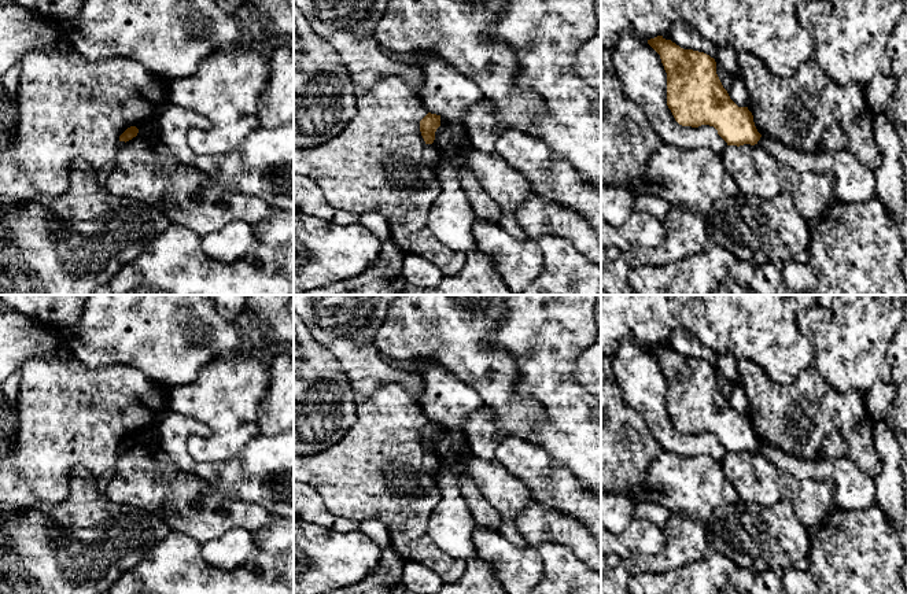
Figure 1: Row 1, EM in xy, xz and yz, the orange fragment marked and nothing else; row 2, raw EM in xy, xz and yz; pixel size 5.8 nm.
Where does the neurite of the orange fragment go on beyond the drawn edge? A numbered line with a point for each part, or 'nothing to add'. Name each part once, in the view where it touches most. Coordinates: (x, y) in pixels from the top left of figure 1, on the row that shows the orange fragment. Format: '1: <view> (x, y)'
nothing to add

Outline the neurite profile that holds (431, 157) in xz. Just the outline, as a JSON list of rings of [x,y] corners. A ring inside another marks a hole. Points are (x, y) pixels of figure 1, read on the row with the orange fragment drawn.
[[[425,144],[423,159],[432,170],[438,169],[439,152],[432,144]]]

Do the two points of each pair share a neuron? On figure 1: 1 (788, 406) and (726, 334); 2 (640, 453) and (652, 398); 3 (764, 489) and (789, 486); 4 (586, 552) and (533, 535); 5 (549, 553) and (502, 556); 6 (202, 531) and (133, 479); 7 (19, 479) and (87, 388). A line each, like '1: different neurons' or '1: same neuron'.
1: different neurons
2: different neurons
3: same neuron
4: same neuron
5: different neurons
6: same neuron
7: same neuron

